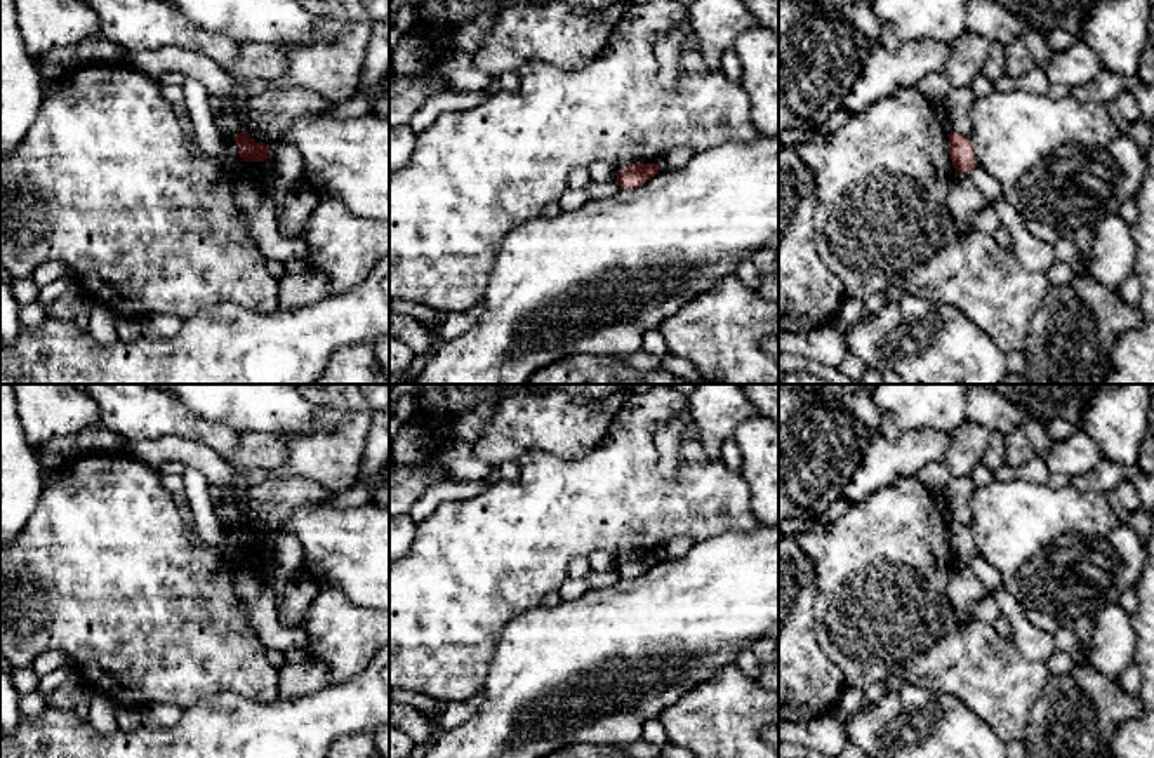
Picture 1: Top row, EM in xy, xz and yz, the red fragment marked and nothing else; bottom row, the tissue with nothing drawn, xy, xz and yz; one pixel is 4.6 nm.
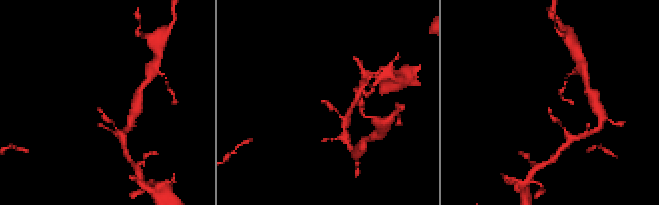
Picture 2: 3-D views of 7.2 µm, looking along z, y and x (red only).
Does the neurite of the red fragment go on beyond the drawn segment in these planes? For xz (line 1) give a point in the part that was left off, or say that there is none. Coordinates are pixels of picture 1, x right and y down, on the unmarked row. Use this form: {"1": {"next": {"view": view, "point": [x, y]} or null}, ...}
{"1": {"next": null}}

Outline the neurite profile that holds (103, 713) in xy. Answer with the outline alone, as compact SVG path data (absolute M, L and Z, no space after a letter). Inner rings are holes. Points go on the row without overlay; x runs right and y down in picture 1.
M99 692L90 695L89 723L99 734L113 734L116 727L118 706Z

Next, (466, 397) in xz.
M440 384L450 409L473 410L481 402L501 403L502 400L532 391L561 391L586 402L603 400L627 384Z

